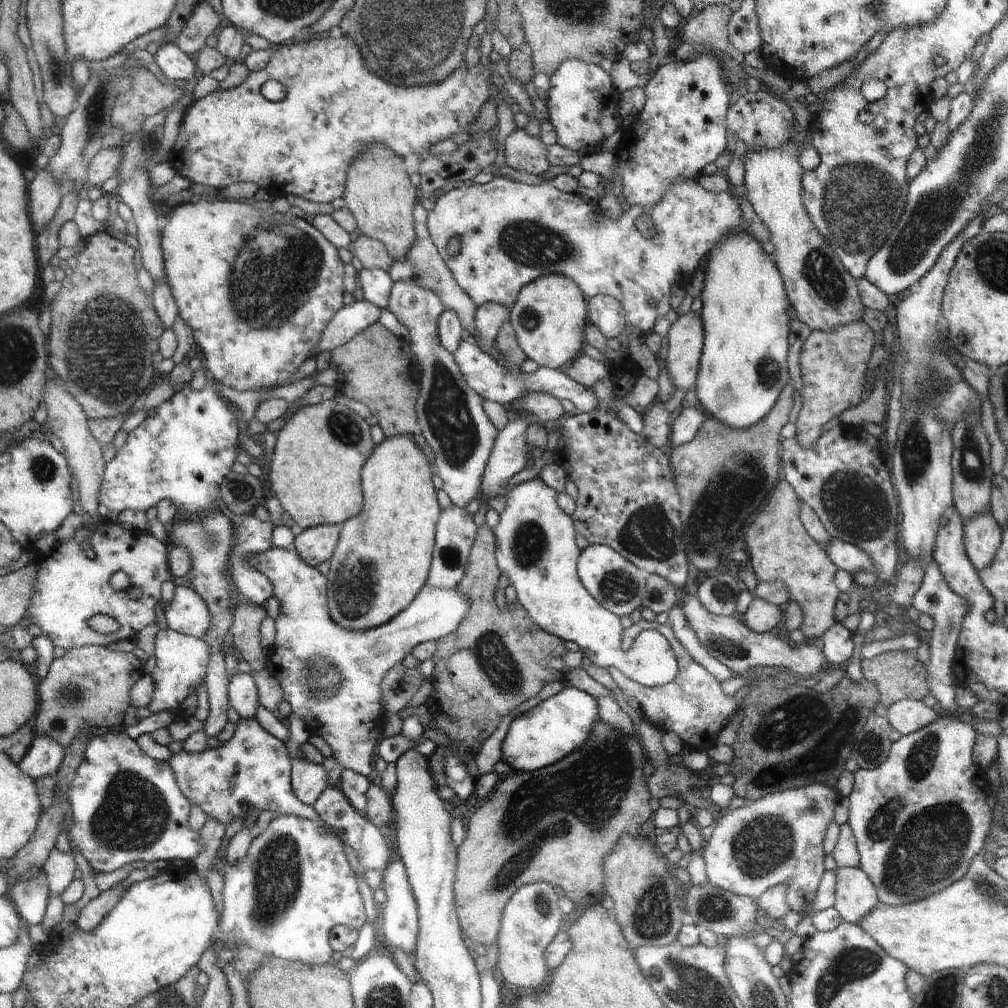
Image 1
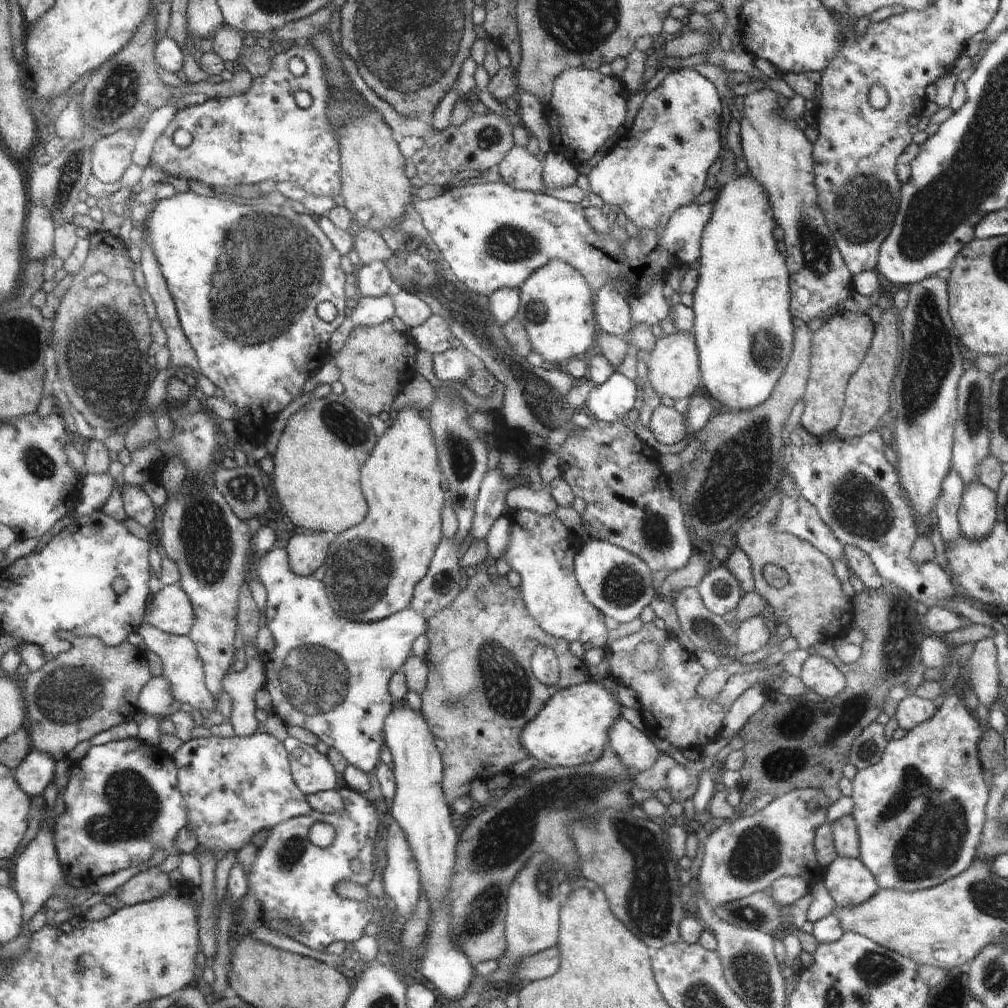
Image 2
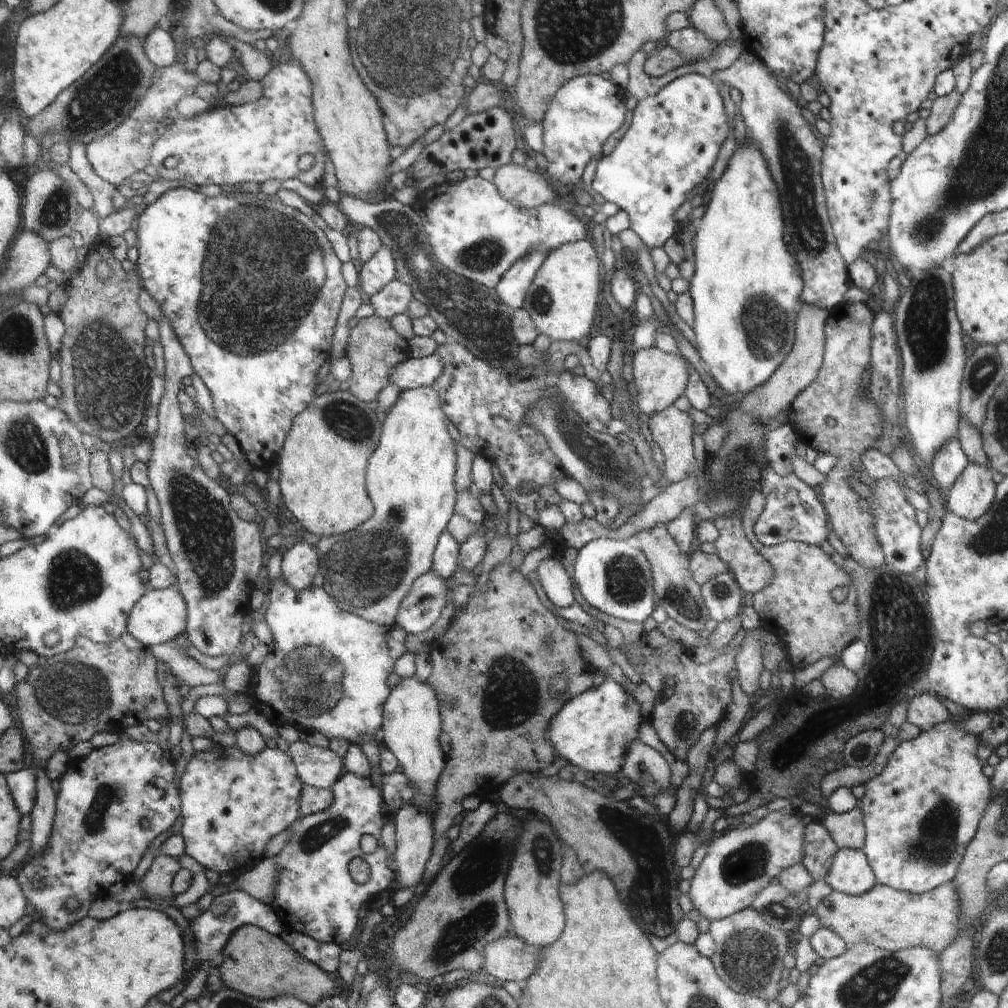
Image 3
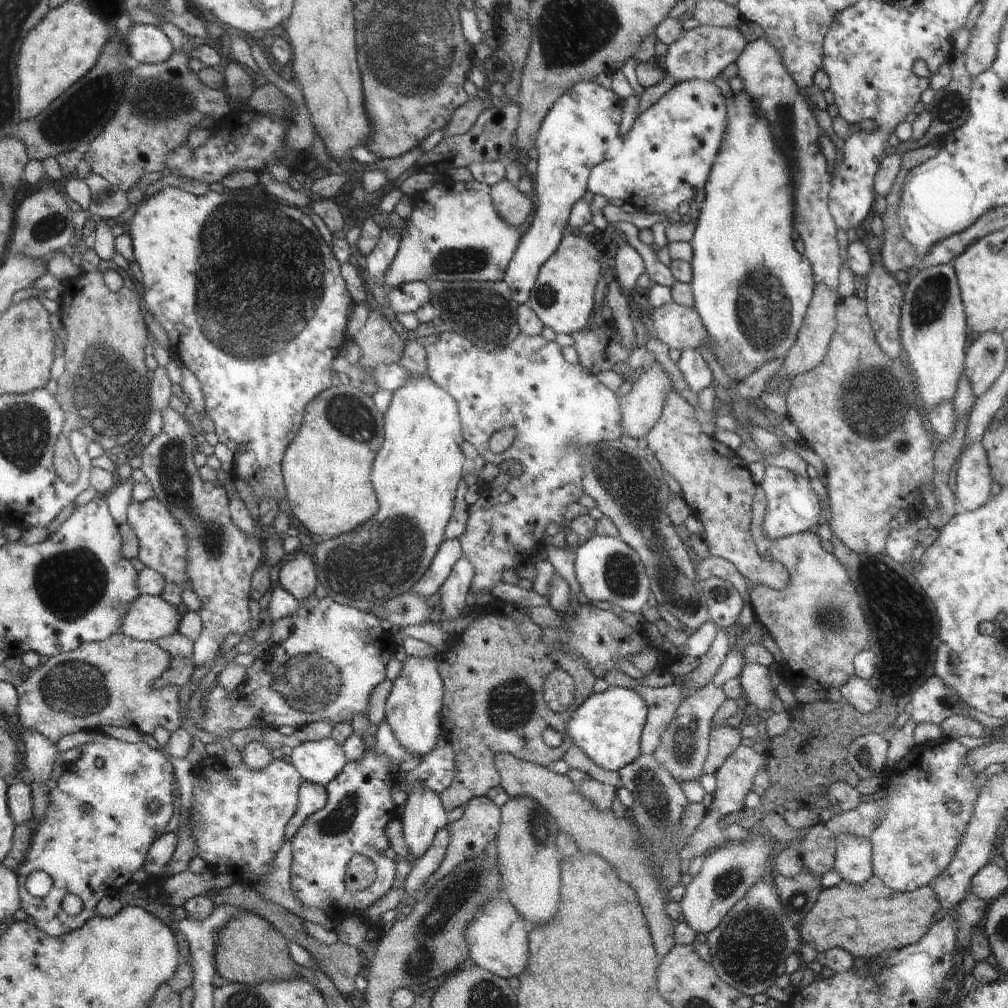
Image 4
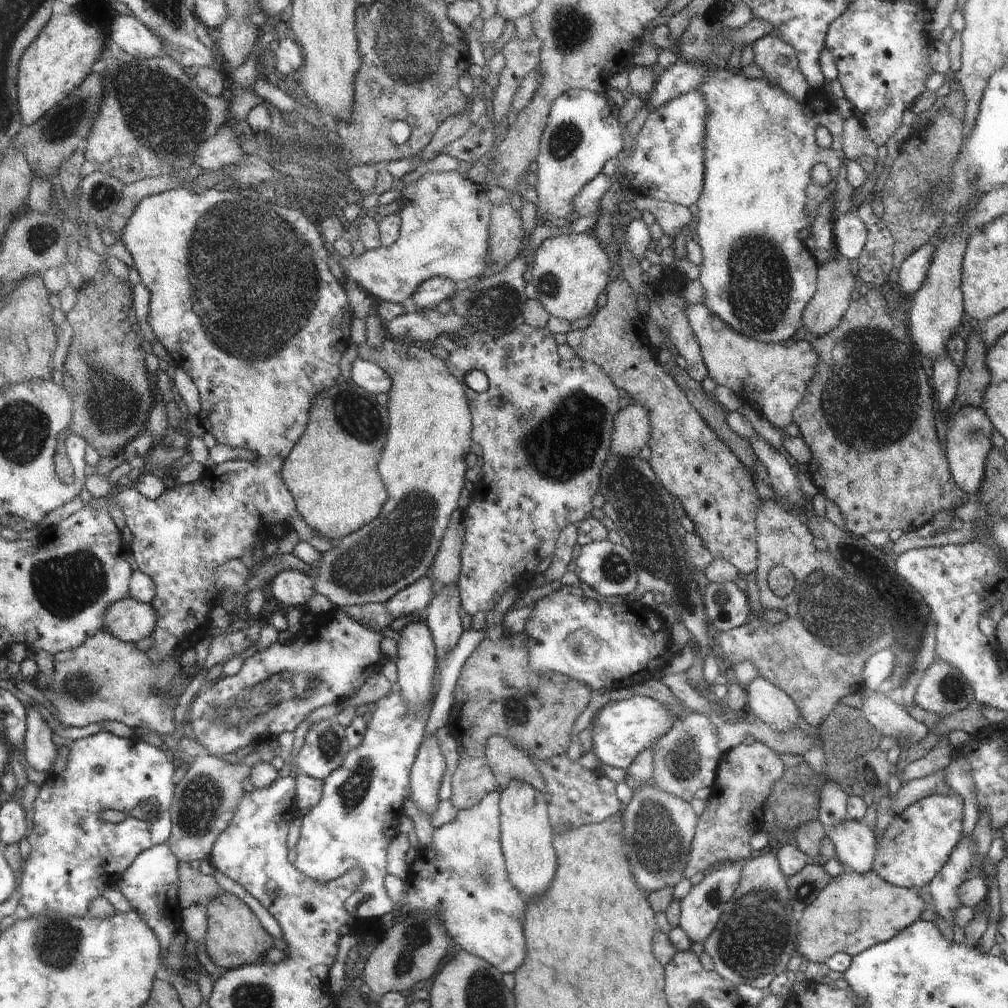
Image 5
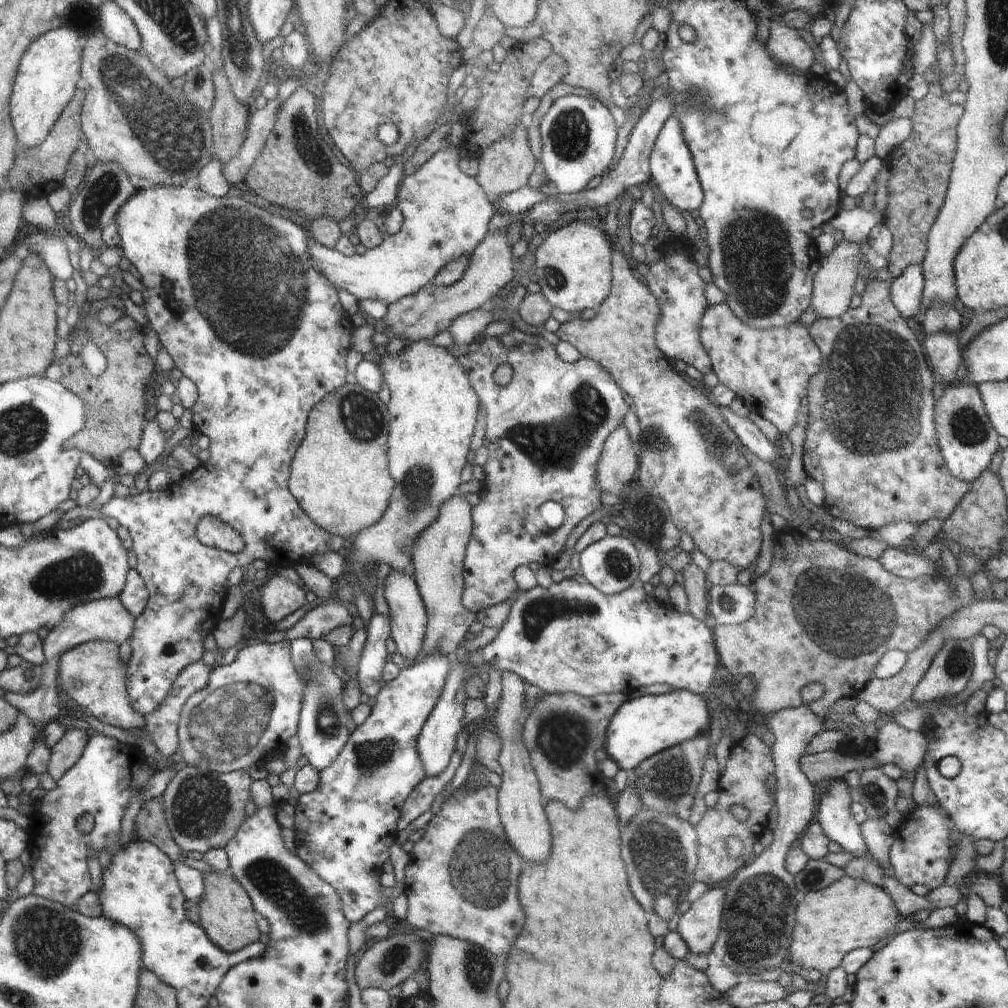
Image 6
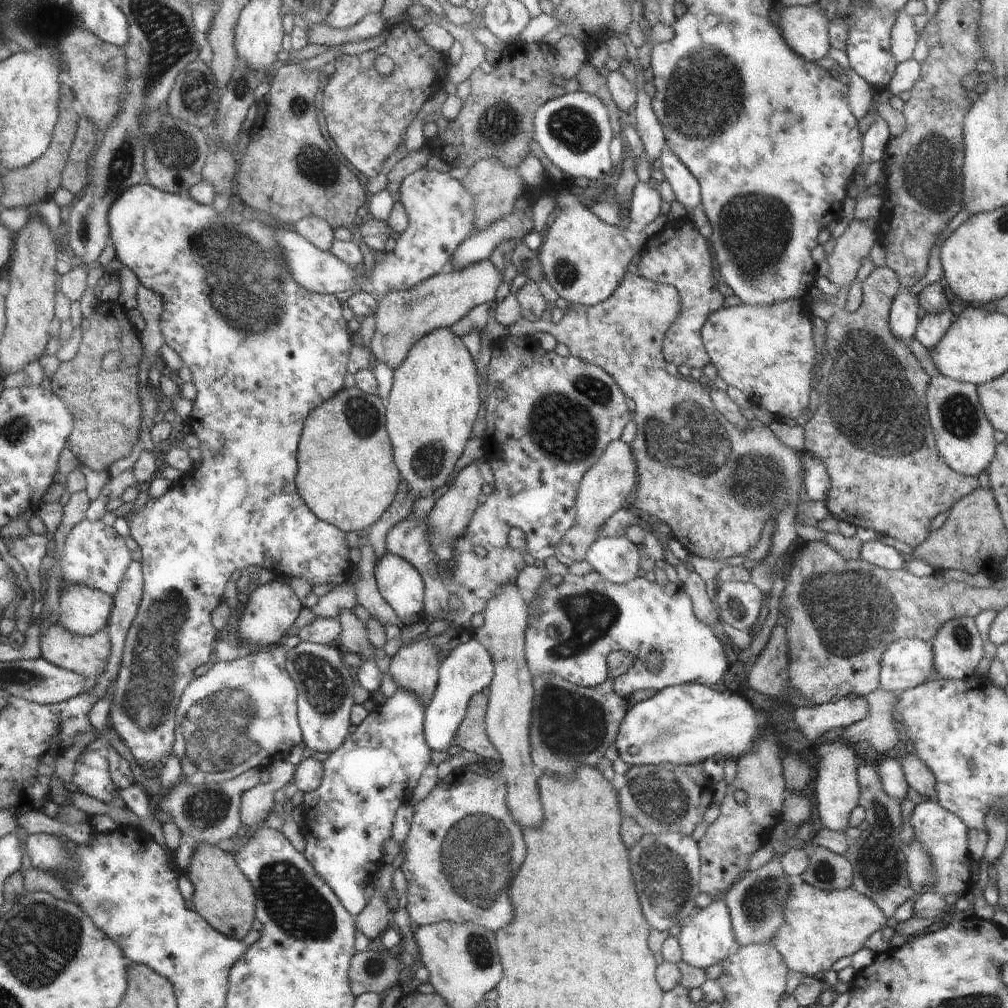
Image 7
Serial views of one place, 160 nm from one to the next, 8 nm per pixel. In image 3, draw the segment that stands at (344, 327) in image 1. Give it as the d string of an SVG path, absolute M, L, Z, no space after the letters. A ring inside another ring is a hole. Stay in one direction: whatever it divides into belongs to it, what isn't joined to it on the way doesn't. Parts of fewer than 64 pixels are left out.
M395 278L370 297L370 305L374 308L377 317L388 319L406 313L413 298L413 290L410 286Z

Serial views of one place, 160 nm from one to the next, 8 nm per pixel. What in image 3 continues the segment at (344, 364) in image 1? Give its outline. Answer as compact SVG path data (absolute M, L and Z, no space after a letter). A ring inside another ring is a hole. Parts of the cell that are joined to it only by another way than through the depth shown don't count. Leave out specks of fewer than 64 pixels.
M371 315L361 318L356 326L351 327L346 349L351 362L351 377L349 390L362 402L368 402L376 411L377 396L388 384L389 372L393 366L404 362L409 356L409 342L394 331L388 319Z

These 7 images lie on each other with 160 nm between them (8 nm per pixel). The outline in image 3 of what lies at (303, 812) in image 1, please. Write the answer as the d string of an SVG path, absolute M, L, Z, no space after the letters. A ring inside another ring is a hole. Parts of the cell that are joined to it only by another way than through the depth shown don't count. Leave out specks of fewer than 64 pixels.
M214 744L209 751L194 751L181 780L183 820L177 831L185 839L185 854L199 862L206 872L236 878L264 859L267 842L286 831L300 817L299 798L304 783L297 773L293 757L281 749L265 748L256 754L246 754L237 746Z

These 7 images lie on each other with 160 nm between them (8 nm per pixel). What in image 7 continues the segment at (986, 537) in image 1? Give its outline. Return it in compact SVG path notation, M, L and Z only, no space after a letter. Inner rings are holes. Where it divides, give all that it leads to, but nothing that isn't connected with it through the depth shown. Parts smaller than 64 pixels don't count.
M940 373L930 377L928 411L941 457L945 458L955 471L978 477L983 470L989 468L995 457L996 440L994 428L990 426L991 422L977 394L977 386L948 378Z

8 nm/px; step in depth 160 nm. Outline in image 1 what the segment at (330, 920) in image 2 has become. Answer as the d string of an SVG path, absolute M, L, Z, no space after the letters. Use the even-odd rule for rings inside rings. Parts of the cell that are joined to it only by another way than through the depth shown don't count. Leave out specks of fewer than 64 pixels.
M285 815L285 816L274 818L272 822L270 822L266 830L262 832L262 834L258 835L255 833L254 838L251 841L250 847L248 848L248 852L246 852L246 856L244 856L242 860L238 860L238 864L230 864L230 862L227 862L225 866L225 872L226 874L224 874L224 889L222 892L223 899L224 899L224 910L222 912L222 921L220 923L220 926L218 926L218 939L219 941L223 942L224 946L228 946L228 948L237 947L240 951L235 961L233 961L233 964L234 964L234 968L236 969L235 971L240 975L242 986L244 986L244 989L247 992L247 998L249 998L248 986L250 986L250 978L252 978L252 974L254 974L254 972L258 972L258 966L262 966L266 958L280 958L280 960L298 961L306 965L314 964L314 966L326 965L328 964L328 962L330 962L330 958L332 958L332 950L330 950L330 946L328 946L328 936L330 936L330 930L332 930L332 928L334 928L334 926L337 926L337 925L350 925L351 927L356 927L359 930L361 926L364 926L364 922L366 922L366 914L364 914L364 900L362 900L362 896L360 896L360 890L358 890L358 884L356 884L356 878L354 878L354 874L352 874L352 870L350 870L350 866L348 866L348 858L346 858L346 854L344 854L344 841L342 841L341 839L338 839L332 834L323 836L319 832L318 823L312 822L306 818L300 818L293 815Z

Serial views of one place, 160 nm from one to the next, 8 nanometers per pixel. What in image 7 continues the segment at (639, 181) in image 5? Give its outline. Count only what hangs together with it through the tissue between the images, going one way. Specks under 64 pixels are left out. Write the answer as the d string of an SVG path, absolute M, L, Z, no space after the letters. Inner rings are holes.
M672 151L661 153L660 164L665 180L670 184L676 200L687 210L698 210L701 185L697 177Z

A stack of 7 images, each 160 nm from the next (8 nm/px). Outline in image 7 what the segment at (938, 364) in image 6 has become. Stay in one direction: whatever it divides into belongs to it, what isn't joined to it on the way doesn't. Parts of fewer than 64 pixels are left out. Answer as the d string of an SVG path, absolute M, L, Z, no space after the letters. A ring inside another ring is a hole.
M946 309L940 312L922 312L923 315L919 320L915 338L917 338L926 348L934 348L938 341L941 341L948 330L956 320L956 315Z

